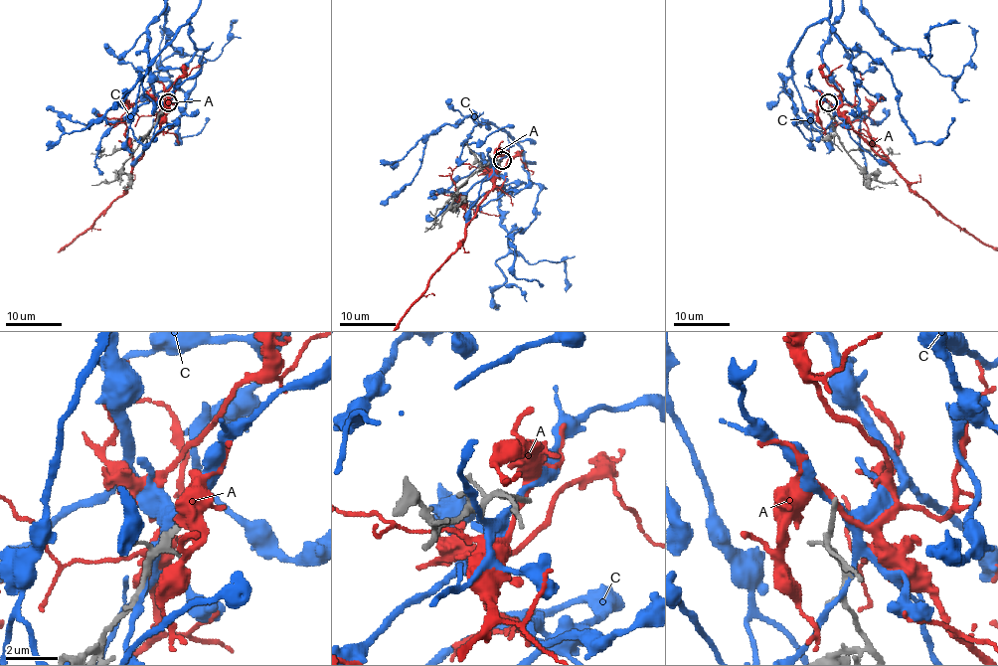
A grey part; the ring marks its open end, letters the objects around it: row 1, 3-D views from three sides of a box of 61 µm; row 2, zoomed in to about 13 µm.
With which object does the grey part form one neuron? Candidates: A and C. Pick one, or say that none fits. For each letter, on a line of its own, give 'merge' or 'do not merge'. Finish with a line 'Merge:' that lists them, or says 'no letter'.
A: do not merge
C: do not merge
Merge: no letter

